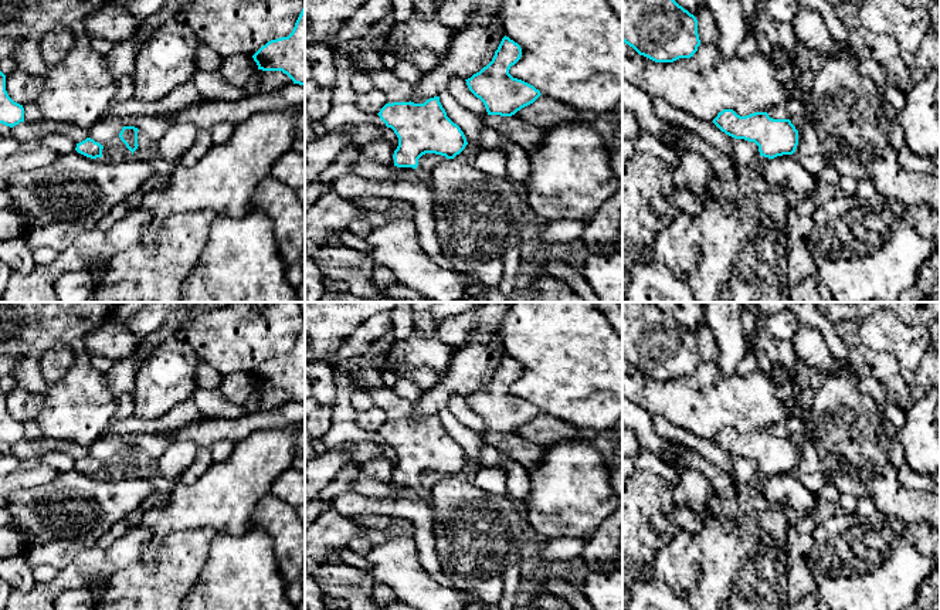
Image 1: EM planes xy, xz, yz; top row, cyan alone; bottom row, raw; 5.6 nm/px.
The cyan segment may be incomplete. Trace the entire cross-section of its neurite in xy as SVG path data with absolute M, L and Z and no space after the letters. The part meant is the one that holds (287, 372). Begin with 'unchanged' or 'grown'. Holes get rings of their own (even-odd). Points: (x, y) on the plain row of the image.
unchanged; M299 302L303 326L288 355L268 359L254 373L258 387L282 389L293 401L305 403L305 302Z

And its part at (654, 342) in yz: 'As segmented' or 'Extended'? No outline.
As segmented

